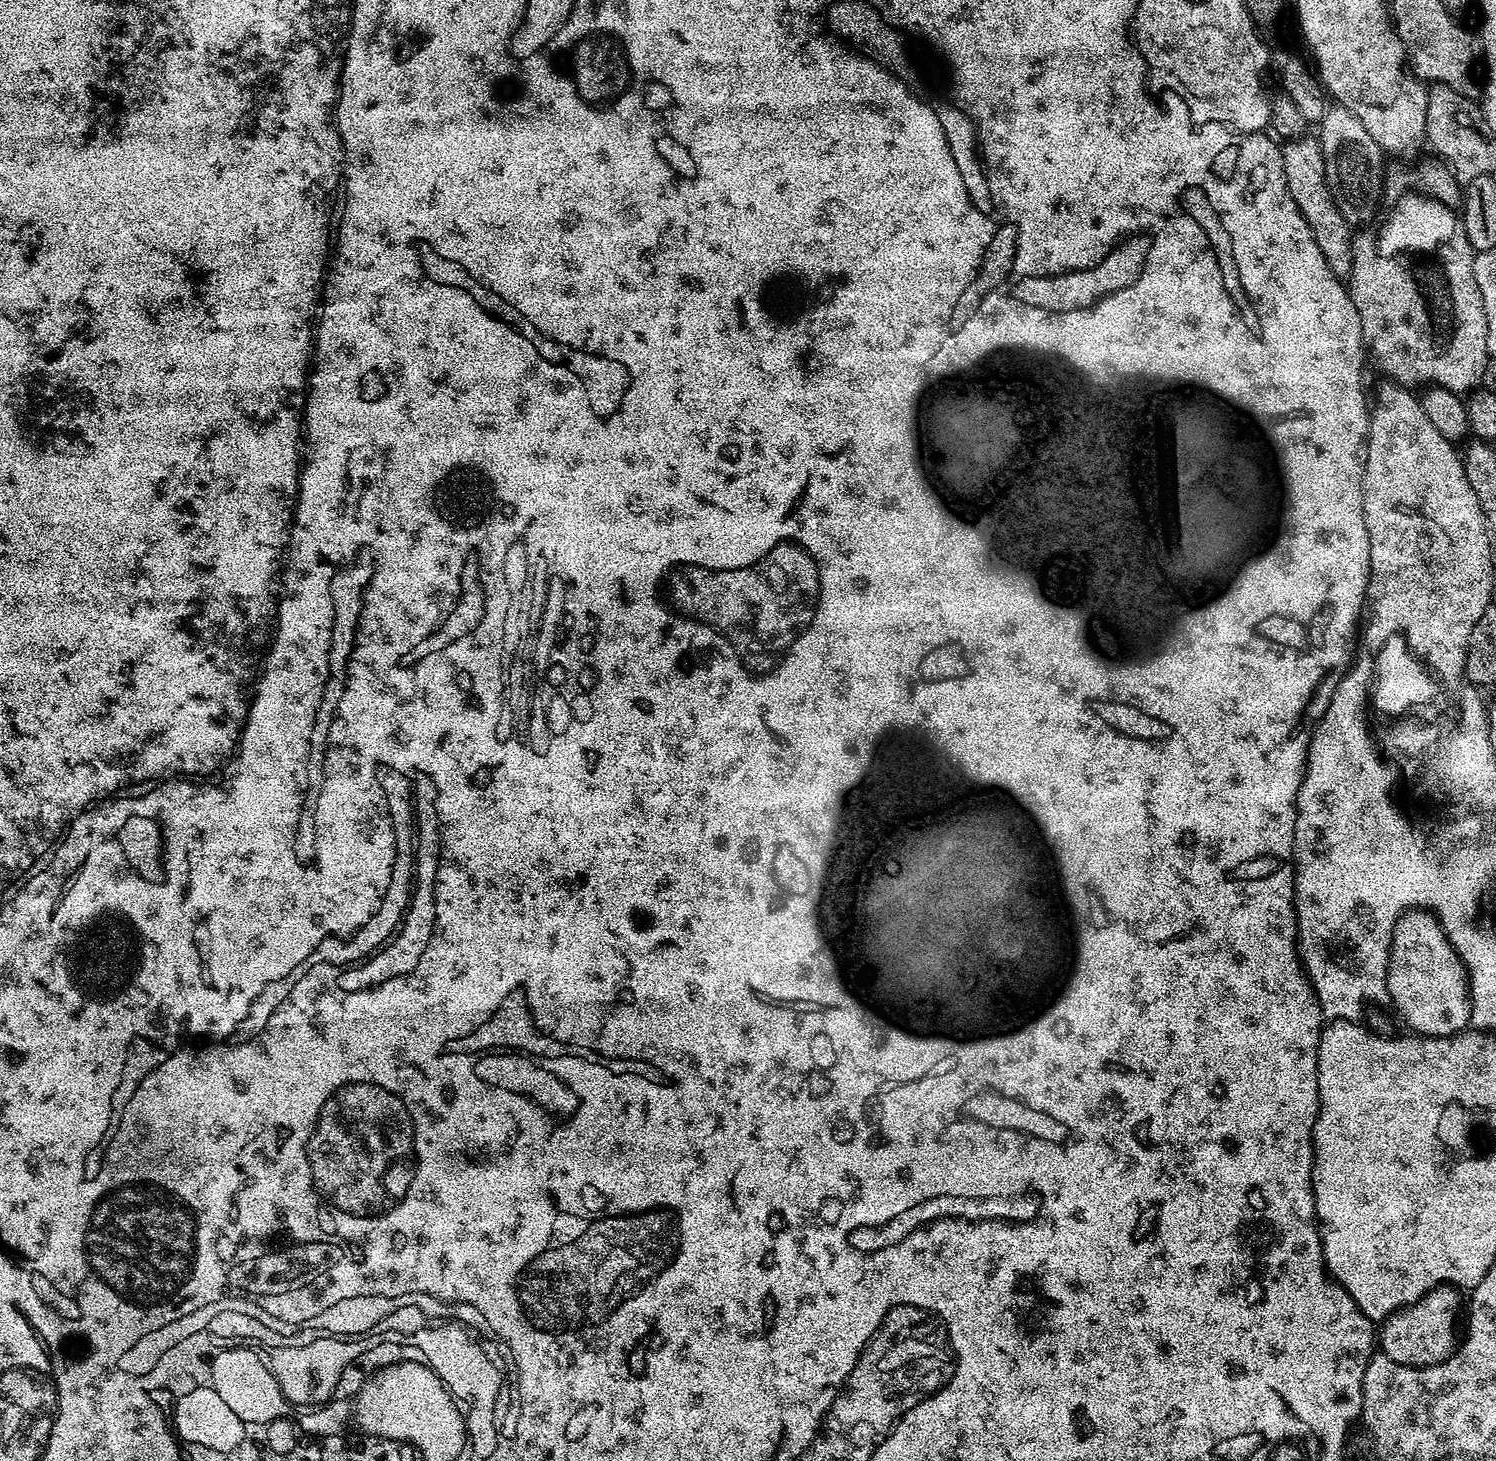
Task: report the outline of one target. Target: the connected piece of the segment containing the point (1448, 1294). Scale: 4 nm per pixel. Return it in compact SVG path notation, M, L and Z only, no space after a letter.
M1436 1285L1414 1303L1390 1314L1381 1325L1381 1334L1380 1331L1378 1334L1381 1353L1399 1365L1410 1365L1412 1368L1428 1368L1447 1360L1456 1348L1454 1324L1460 1296L1461 1291L1453 1285Z

